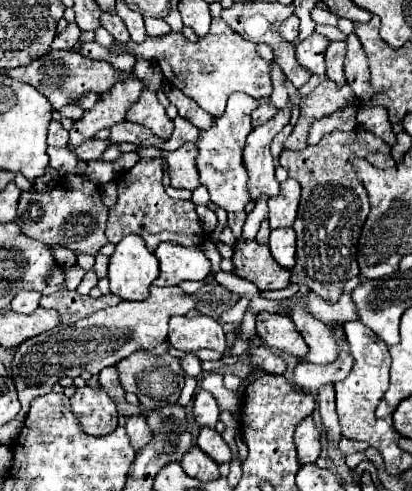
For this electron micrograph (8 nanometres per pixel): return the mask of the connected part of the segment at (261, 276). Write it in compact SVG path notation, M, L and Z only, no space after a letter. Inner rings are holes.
M238 239L234 245L234 273L252 281L260 291L284 289L290 285L290 269L276 263L268 245Z

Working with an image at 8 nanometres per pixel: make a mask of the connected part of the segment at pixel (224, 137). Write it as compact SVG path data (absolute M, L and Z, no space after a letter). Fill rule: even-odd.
M246 93L230 95L224 115L216 119L214 127L210 127L208 131L202 131L200 139L198 139L200 155L198 155L196 163L198 163L198 171L200 171L200 181L202 181L202 185L206 185L210 199L228 213L244 211L246 203L250 201L250 191L246 187L246 183L248 183L246 167L242 163L242 151L246 145L246 137L252 131L250 113L256 107L258 107L258 101L254 101Z

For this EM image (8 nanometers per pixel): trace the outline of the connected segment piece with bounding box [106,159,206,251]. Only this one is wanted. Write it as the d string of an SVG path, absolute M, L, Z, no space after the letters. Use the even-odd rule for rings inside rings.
M140 159L130 171L116 179L118 201L110 209L106 237L110 243L118 243L124 235L136 233L146 241L146 247L154 251L160 243L170 241L184 247L200 247L206 239L202 223L194 211L192 201L178 201L166 195L162 187L162 159Z

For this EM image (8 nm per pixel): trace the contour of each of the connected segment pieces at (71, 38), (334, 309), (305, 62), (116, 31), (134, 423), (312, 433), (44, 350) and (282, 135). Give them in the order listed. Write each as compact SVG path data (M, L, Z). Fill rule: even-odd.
M74 21L68 23L66 31L60 33L60 35L56 35L56 39L54 39L54 43L52 43L52 49L72 49L72 47L78 43L80 33L82 33L82 31L78 31L78 27L76 27Z
M312 291L300 299L304 305L308 305L308 311L326 325L342 325L350 319L358 319L356 303L352 301L350 293L342 293L342 297L336 303L326 303L320 295L314 295Z
M316 33L310 35L308 39L296 45L298 63L314 75L324 75L324 53L326 53L328 43L330 41L322 35L316 35Z
M102 12L100 22L101 26L107 31L110 31L120 43L124 43L124 41L130 39L130 35L128 35L128 31L126 31L126 25L122 23L122 19L120 19L118 15Z
M132 415L126 421L126 433L130 439L130 445L134 447L134 451L142 449L148 441L150 441L150 427L146 425L144 415Z
M312 417L304 419L294 433L294 445L296 445L296 453L298 453L298 463L306 465L306 463L314 463L320 455L320 431L316 429Z
M150 287L150 295L144 301L120 301L116 307L102 309L76 325L58 325L54 331L30 337L14 351L10 375L14 379L18 399L26 409L34 397L46 395L62 377L76 379L82 371L98 375L102 369L116 365L134 351L152 349L166 339L168 319L172 315L186 315L202 301L186 295L178 287Z
M288 123L288 125L274 137L274 141L272 141L272 157L274 157L274 159L280 157L282 149L284 149L284 139L286 139L290 133L292 133L292 125Z

